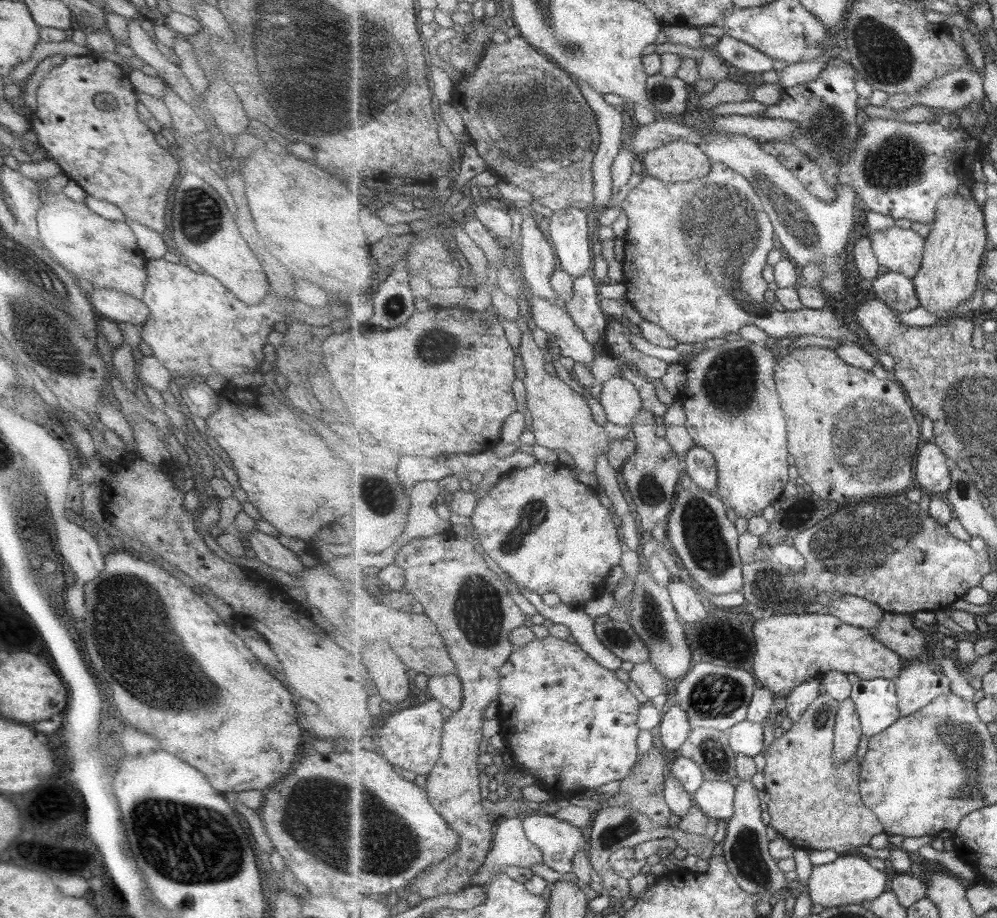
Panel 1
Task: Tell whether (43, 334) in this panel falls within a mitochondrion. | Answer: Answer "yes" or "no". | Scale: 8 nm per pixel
yes

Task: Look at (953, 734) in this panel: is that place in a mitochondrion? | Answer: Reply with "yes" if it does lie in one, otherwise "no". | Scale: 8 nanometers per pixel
yes

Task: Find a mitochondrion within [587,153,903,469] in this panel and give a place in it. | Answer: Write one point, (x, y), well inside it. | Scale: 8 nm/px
(718, 226)

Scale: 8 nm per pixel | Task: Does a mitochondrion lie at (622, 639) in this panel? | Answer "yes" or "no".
yes

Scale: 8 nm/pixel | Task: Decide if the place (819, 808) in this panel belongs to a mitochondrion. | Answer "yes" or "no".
no

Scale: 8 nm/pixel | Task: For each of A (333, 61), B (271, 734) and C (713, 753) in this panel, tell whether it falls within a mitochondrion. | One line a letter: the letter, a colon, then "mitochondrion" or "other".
A: mitochondrion
B: other
C: mitochondrion

